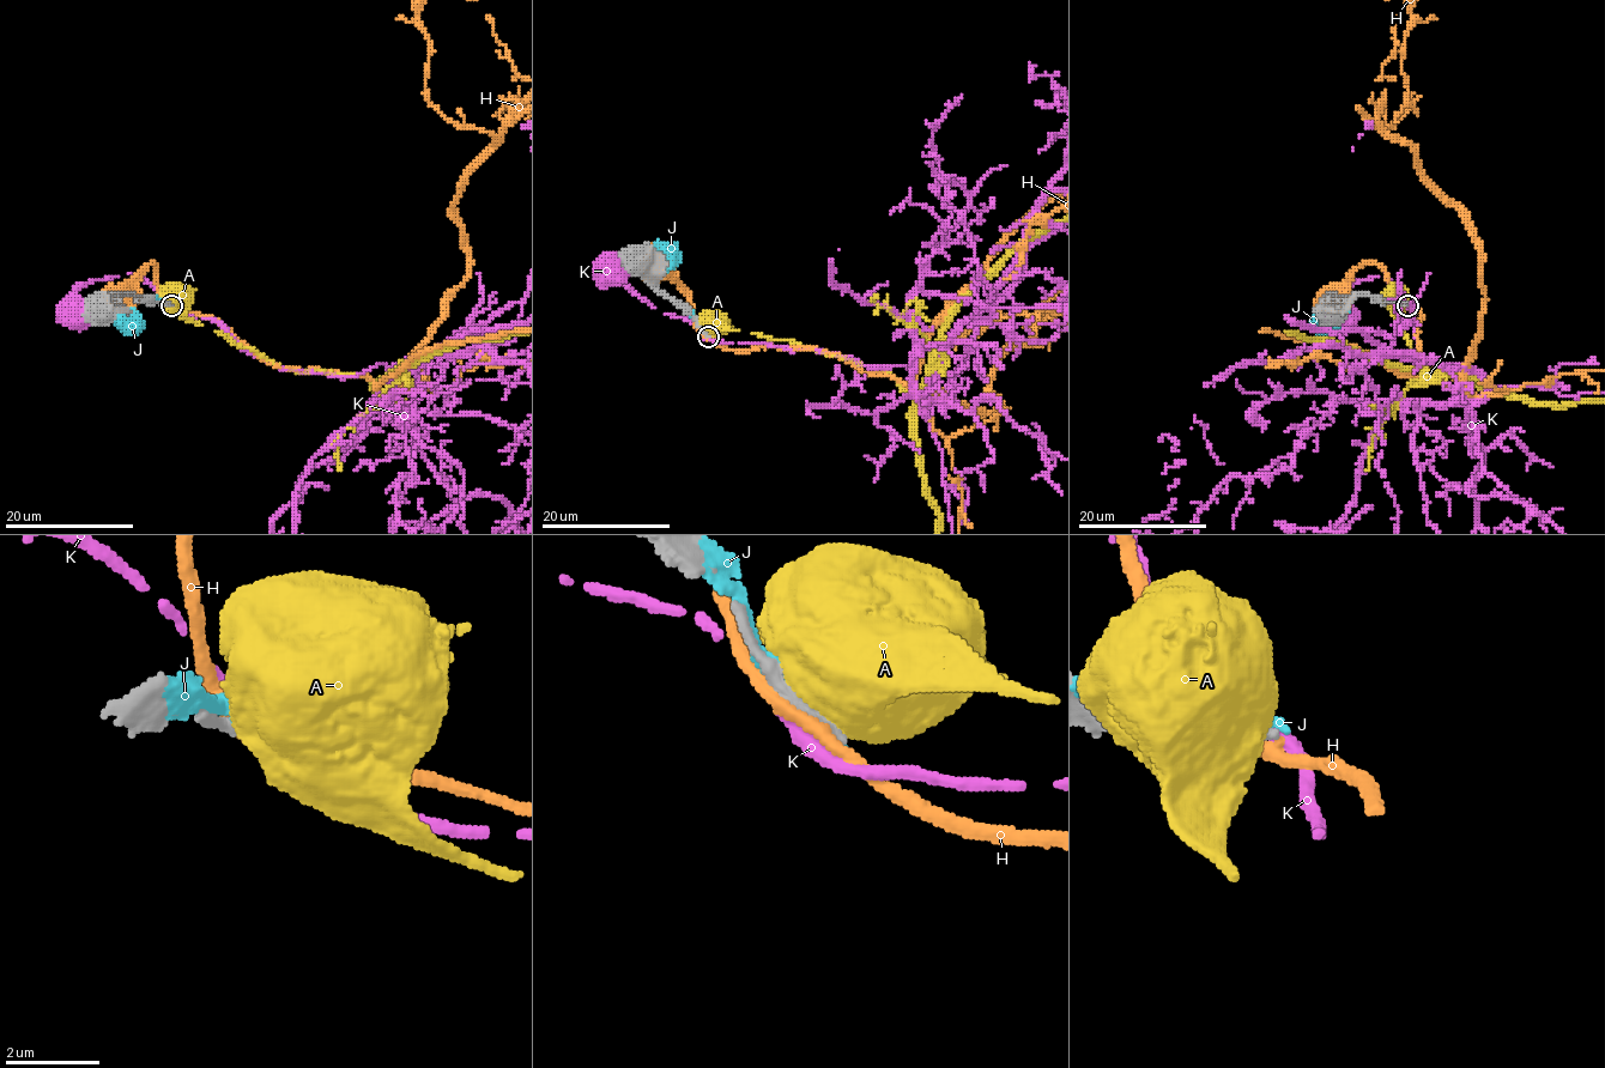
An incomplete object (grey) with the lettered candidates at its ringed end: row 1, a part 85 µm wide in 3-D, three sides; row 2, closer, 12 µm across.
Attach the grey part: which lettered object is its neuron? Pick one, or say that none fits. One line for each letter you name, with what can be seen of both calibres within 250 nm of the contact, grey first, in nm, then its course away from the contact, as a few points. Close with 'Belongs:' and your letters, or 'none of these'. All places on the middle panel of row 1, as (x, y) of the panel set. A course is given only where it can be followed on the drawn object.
Belongs: none of these

